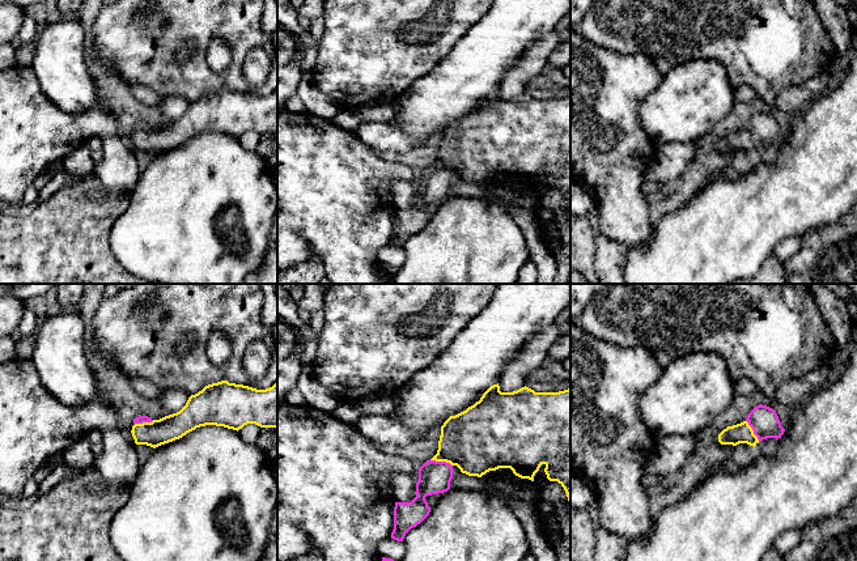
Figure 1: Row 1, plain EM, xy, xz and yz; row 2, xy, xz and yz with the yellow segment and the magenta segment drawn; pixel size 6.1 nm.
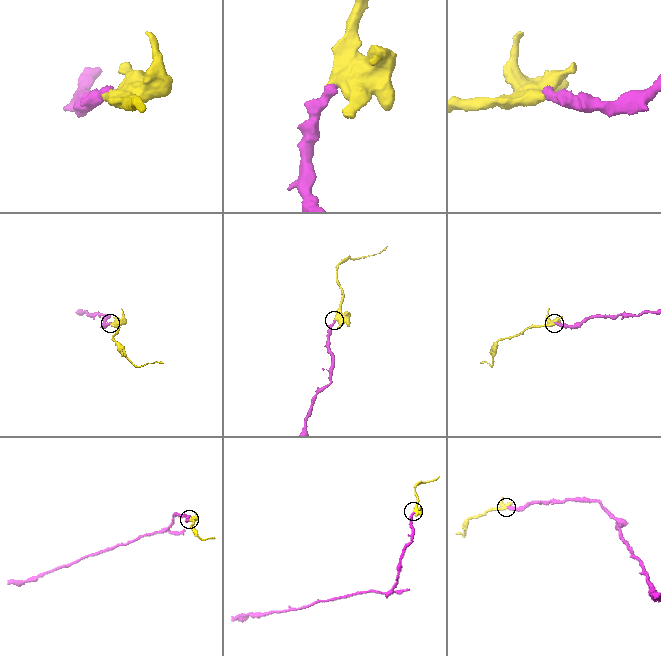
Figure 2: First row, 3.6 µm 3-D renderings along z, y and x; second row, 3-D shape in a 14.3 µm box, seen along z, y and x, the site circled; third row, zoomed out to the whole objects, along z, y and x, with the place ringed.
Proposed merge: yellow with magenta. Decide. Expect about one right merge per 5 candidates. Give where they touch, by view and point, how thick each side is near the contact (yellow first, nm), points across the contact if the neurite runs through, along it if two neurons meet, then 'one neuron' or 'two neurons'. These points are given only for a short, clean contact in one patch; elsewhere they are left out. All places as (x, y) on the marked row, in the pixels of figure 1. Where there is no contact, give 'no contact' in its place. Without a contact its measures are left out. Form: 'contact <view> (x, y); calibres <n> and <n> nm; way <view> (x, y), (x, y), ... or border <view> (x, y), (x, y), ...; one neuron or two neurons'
contact xz (441, 460); calibres 400 and 190 nm; way xz (476, 441), (458, 445), (441, 460), (435, 477); one neuron

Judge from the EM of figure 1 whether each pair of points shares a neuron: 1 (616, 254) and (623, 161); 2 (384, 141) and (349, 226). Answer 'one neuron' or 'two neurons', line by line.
1: two neurons
2: two neurons

